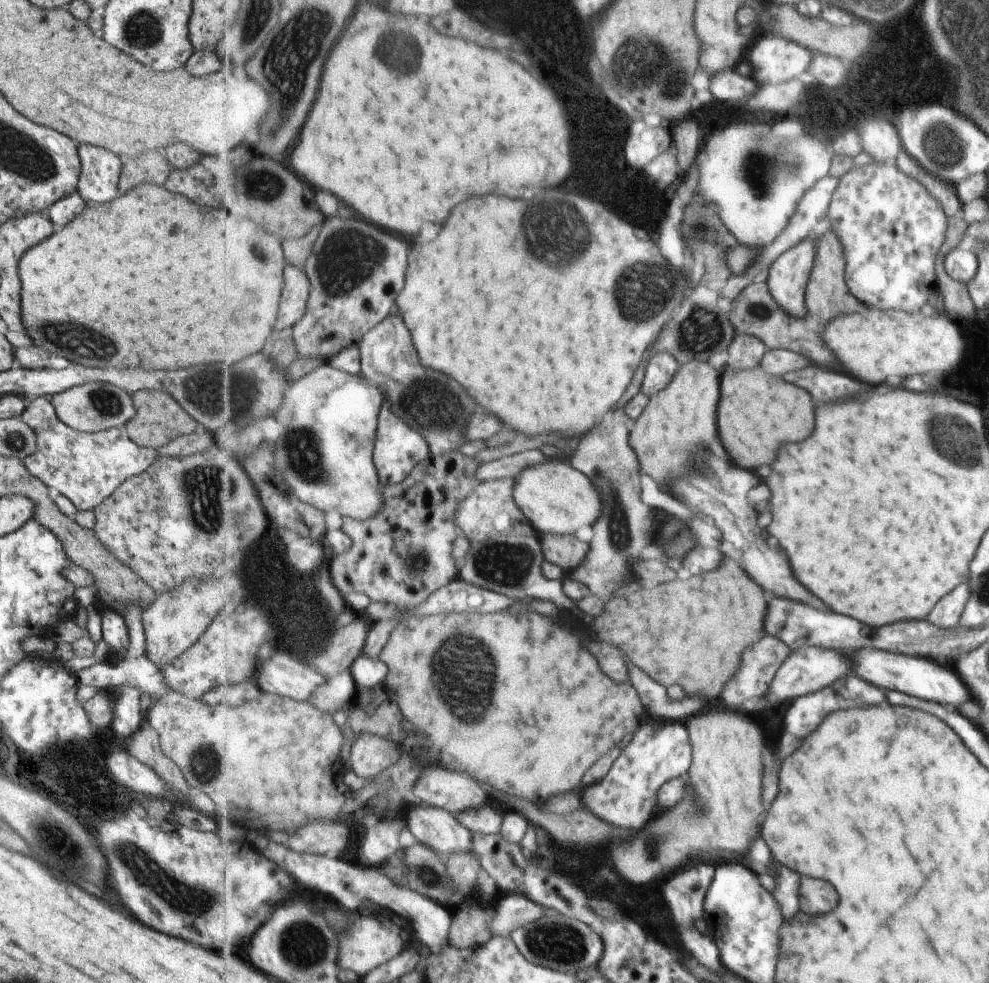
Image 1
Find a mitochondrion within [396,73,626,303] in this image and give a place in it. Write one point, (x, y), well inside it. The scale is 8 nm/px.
(543, 244)

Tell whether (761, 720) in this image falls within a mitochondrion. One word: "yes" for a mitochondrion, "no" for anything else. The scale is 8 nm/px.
no

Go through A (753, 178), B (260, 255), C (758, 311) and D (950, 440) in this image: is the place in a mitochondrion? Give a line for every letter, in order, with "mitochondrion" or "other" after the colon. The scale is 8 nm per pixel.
A: mitochondrion
B: mitochondrion
C: mitochondrion
D: mitochondrion

